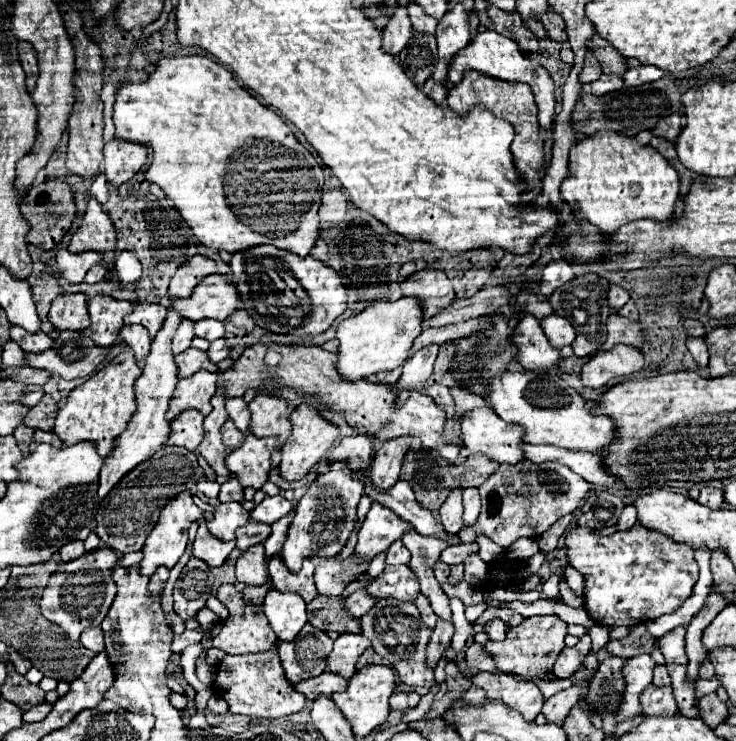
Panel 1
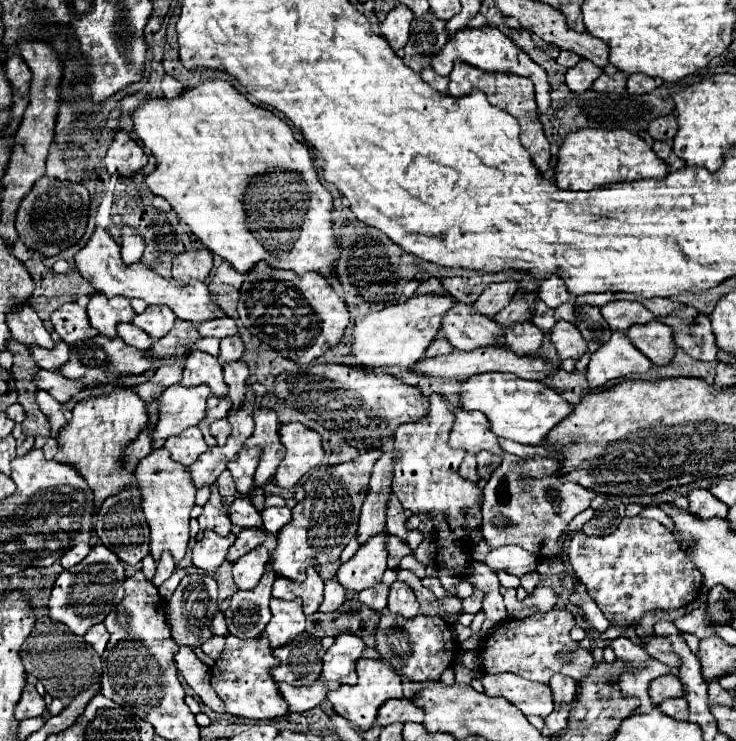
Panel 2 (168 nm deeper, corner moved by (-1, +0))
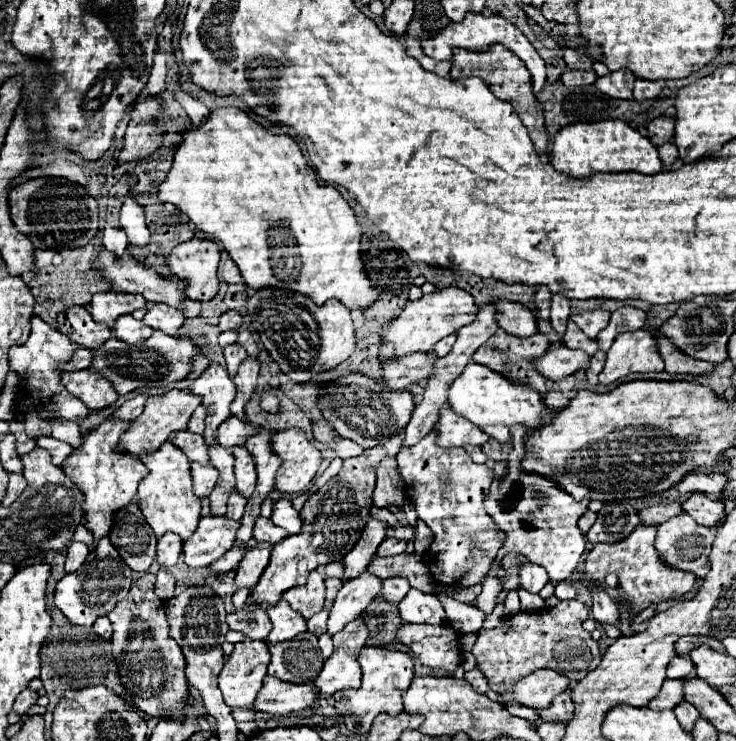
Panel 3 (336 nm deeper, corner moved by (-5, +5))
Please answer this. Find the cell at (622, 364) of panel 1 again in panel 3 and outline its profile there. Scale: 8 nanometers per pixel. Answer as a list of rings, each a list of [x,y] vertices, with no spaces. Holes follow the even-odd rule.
[[[640,329],[616,337],[598,379],[602,385],[612,385],[614,381],[624,379],[630,373],[652,373],[662,369],[664,363],[658,353],[658,343],[654,335]]]

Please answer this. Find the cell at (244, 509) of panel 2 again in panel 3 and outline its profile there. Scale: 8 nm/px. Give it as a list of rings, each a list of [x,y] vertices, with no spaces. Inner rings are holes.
[[[264,517],[256,519],[256,525],[254,525],[254,539],[256,541],[268,541],[274,545],[286,537],[288,537],[288,531],[276,527],[270,519],[264,519]]]

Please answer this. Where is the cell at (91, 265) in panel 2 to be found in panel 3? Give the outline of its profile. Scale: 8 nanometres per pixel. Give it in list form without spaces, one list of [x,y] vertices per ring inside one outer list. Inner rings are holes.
[[[106,249],[98,255],[100,273],[110,281],[110,285],[122,293],[140,293],[146,301],[166,303],[176,309],[184,309],[184,283],[176,277],[162,279],[154,269],[136,263],[128,253],[118,259]]]

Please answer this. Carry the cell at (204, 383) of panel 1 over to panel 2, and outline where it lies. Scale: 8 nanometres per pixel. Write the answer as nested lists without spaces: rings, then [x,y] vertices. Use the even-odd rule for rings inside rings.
[[[174,384],[160,396],[160,418],[152,432],[156,448],[162,448],[168,436],[176,436],[190,426],[198,426],[206,416],[206,398],[210,396],[206,384],[200,386],[180,386]]]

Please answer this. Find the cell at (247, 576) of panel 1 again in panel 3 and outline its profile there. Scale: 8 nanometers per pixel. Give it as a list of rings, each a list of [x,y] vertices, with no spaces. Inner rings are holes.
[[[252,543],[252,547],[244,553],[242,561],[236,569],[236,585],[238,587],[254,587],[270,561],[272,545],[270,543]]]

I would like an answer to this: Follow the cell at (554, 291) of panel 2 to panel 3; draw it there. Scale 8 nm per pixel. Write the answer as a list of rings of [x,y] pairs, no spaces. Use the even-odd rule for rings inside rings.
[[[554,295],[554,299],[552,299],[552,311],[550,311],[550,323],[552,323],[554,331],[560,335],[560,341],[564,337],[566,323],[568,323],[570,315],[572,315],[570,301],[566,297],[562,297],[562,295]]]

